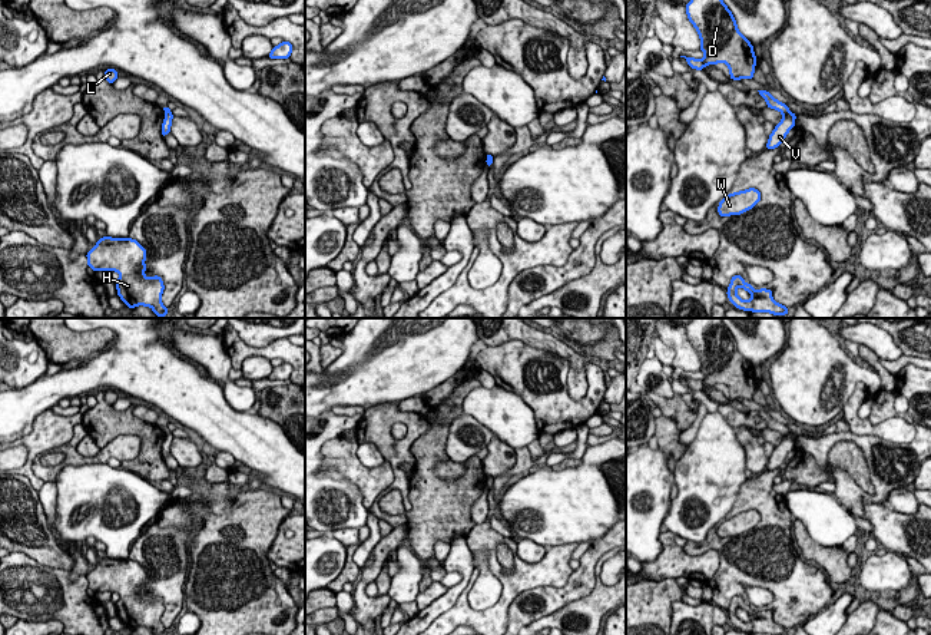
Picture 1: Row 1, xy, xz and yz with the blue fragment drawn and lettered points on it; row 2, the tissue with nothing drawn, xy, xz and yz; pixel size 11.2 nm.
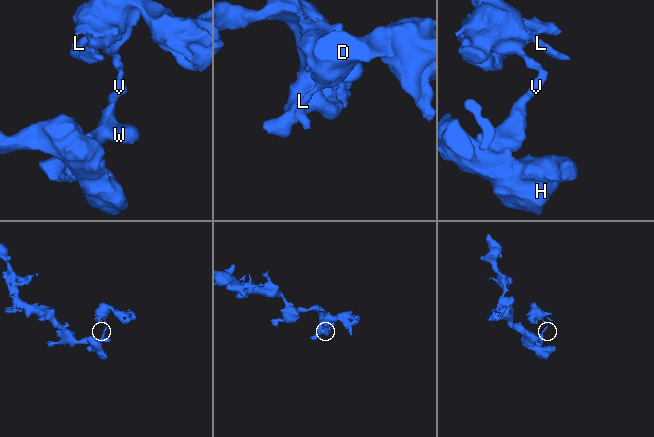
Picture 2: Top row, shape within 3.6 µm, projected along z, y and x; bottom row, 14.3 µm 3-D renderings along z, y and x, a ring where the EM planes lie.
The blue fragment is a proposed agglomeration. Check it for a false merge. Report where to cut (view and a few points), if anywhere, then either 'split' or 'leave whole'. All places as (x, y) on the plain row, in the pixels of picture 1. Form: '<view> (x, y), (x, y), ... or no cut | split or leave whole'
yz (788, 432), (784, 436) | split

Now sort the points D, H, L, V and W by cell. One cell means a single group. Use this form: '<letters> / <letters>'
D L / H V W

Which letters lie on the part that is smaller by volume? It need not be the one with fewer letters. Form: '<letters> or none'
D, L

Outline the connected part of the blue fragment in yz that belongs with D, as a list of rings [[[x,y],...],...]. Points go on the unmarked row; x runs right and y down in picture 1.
[[[692,318],[686,325],[689,343],[700,358],[703,380],[685,378],[692,390],[702,391],[708,386],[726,384],[730,400],[753,400],[758,383],[753,367],[738,351],[732,333],[720,318]]]

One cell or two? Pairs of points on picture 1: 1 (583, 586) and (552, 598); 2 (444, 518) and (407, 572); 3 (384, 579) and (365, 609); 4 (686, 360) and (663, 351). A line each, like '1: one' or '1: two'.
1: one
2: two
3: two
4: two

